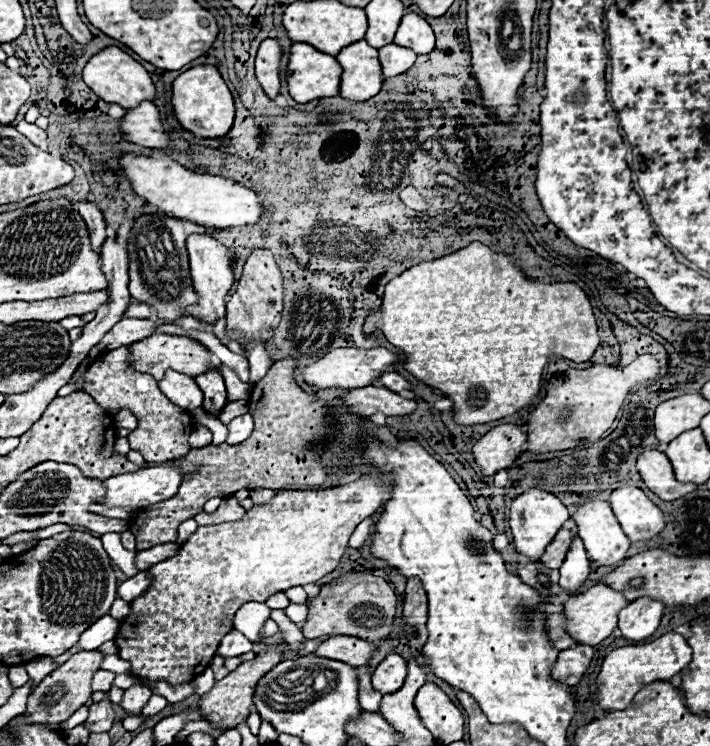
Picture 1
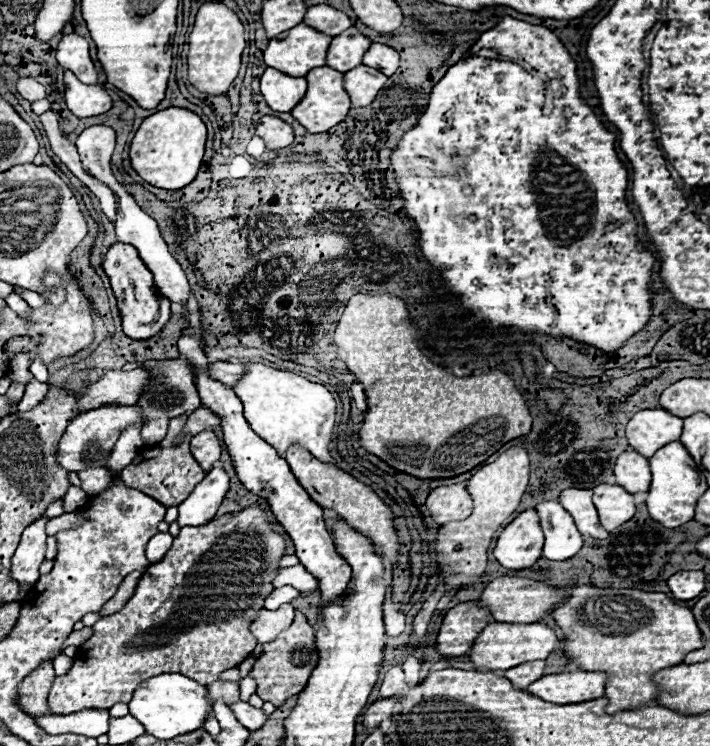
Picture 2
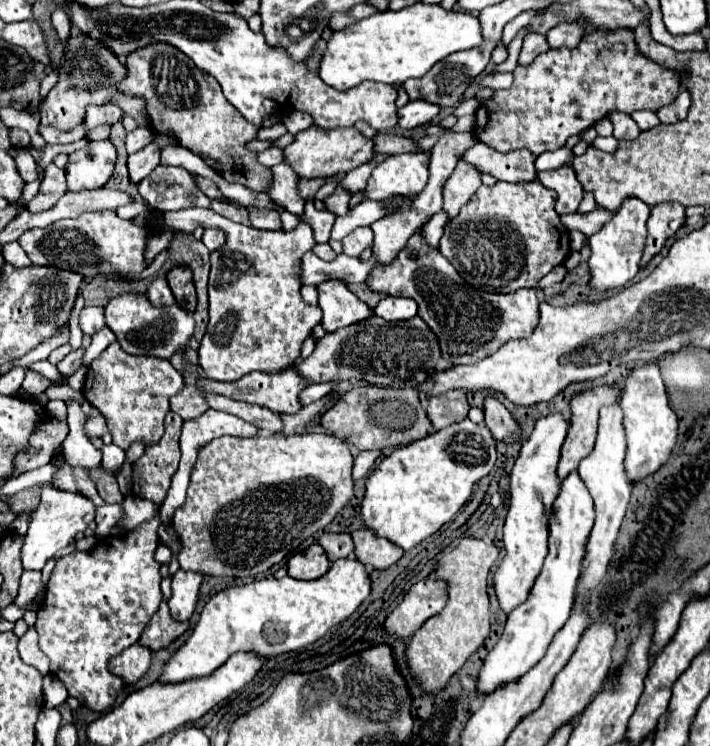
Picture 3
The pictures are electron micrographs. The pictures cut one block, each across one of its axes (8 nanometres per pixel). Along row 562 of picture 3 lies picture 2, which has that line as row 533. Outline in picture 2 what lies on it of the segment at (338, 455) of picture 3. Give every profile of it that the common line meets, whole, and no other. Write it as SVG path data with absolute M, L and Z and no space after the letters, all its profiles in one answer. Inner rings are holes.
M248 508L248 510L242 510L242 512L236 512L236 514L226 514L226 516L220 516L212 522L208 522L206 526L186 526L180 530L180 534L174 538L174 544L172 548L166 552L164 560L158 562L158 564L152 564L148 566L148 570L144 572L144 576L140 578L138 586L136 586L136 592L134 596L128 600L128 604L112 614L112 616L104 616L100 618L96 624L94 624L94 636L88 638L80 648L78 648L78 654L74 658L74 664L72 668L64 674L64 676L56 676L54 682L52 682L52 688L48 692L48 710L50 714L56 714L56 716L66 716L66 714L72 714L72 712L80 712L80 710L108 710L112 708L114 704L118 702L124 702L128 704L132 700L132 694L136 690L136 686L152 676L158 676L158 674L184 674L192 680L196 680L198 684L210 684L214 680L218 680L218 674L222 674L224 670L230 670L234 666L238 666L240 662L246 660L246 656L254 650L256 646L256 640L254 636L250 636L248 628L254 620L254 614L258 614L262 608L264 608L264 598L272 592L272 580L274 580L274 574L280 570L278 568L278 560L284 556L284 536L280 532L276 532L276 526L274 522L268 520L266 512L260 510L260 508Z

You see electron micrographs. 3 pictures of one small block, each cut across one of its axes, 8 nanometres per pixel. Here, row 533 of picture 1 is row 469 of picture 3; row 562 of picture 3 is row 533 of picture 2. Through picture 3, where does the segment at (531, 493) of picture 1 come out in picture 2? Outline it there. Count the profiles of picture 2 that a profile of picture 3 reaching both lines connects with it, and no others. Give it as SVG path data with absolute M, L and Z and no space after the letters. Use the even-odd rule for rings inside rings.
M534 508L518 514L498 536L496 560L508 570L530 568L542 554L544 534Z

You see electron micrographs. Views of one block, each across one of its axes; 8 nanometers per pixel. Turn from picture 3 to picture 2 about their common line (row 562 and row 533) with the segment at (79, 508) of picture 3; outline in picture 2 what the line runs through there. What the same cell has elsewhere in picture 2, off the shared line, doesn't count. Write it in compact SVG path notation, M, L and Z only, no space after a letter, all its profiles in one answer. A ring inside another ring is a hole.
M40 518L22 532L22 540L16 548L16 554L12 556L10 566L10 576L18 584L34 586L40 576L38 568L44 562L44 550L46 550L46 534L44 534L46 522L48 518Z

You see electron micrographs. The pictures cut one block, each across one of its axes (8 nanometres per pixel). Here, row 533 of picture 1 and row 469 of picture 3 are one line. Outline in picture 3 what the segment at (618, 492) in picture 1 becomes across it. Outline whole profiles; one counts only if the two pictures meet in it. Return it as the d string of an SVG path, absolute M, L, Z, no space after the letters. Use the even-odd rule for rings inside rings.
M646 364L630 372L630 376L626 378L620 408L624 412L624 428L626 428L626 438L628 438L624 470L630 482L638 482L658 472L666 464L678 440L678 420L672 408L668 406L668 398L666 398L664 382L658 372L658 364Z

